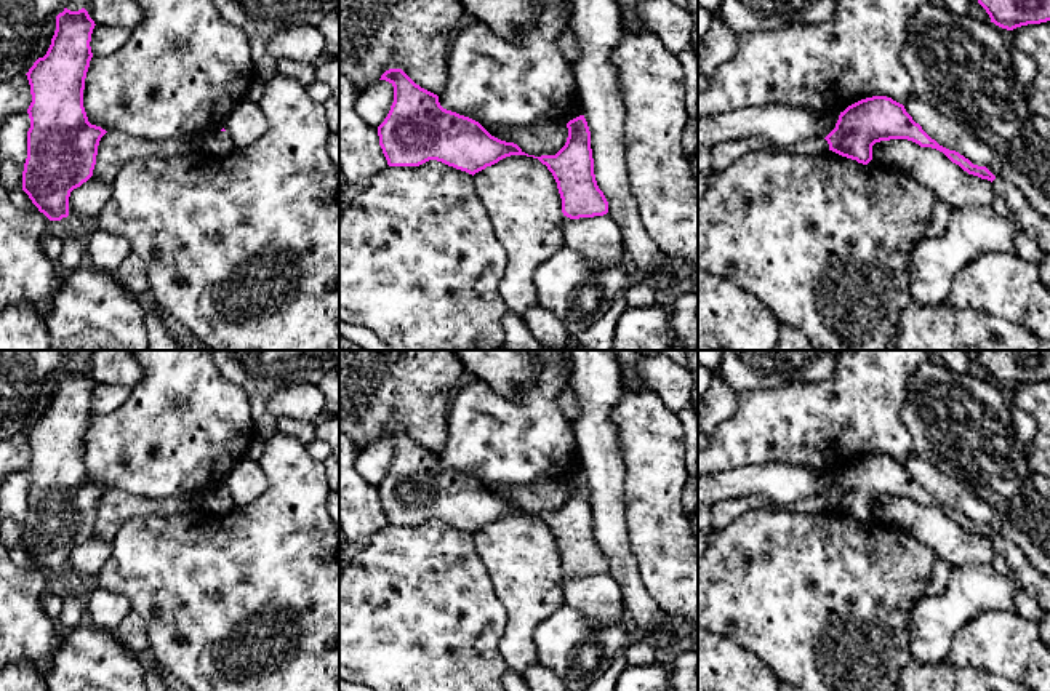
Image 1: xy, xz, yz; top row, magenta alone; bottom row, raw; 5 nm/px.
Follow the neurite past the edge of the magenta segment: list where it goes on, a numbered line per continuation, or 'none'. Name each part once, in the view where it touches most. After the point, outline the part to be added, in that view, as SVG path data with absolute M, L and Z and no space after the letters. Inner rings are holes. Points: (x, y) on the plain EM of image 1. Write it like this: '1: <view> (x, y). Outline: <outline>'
1: yz (724, 512). Outline: M815 494L797 502L781 504L765 496L746 496L719 501L711 505L712 531L722 531L736 517L751 509L794 510L800 513L824 512L829 502L823 494Z

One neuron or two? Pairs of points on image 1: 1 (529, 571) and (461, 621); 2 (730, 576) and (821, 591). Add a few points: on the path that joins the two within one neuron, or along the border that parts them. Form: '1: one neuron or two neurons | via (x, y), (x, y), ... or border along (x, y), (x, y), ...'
1: two neurons | border along (482, 560), (493, 591), (506, 610), (504, 632)
2: one neuron | via (753, 581), (777, 581), (799, 591)

